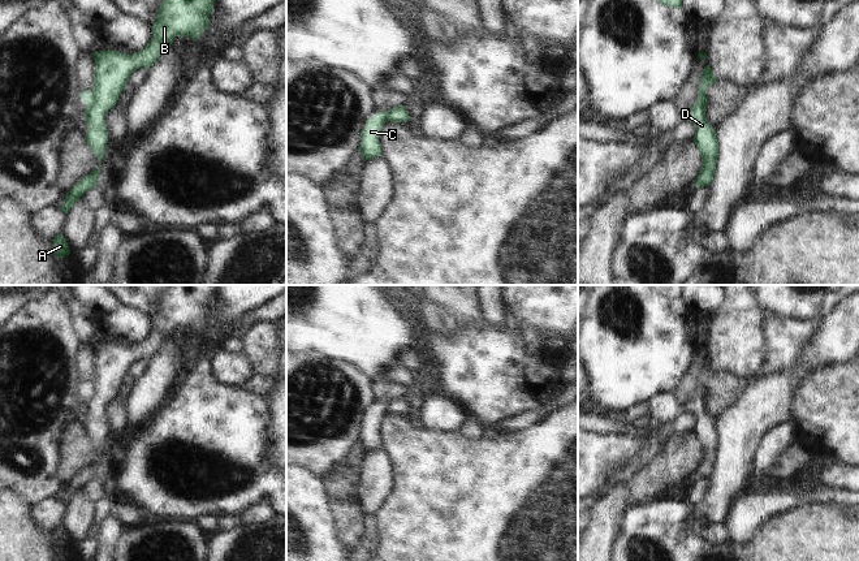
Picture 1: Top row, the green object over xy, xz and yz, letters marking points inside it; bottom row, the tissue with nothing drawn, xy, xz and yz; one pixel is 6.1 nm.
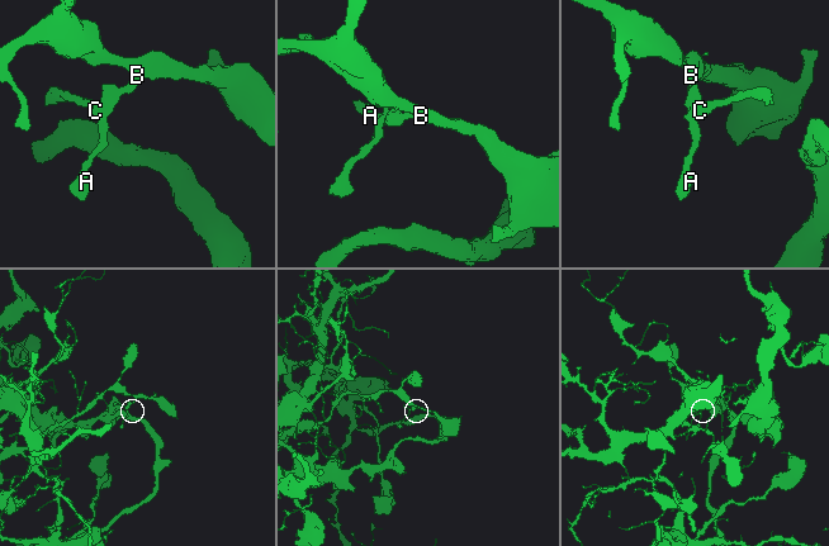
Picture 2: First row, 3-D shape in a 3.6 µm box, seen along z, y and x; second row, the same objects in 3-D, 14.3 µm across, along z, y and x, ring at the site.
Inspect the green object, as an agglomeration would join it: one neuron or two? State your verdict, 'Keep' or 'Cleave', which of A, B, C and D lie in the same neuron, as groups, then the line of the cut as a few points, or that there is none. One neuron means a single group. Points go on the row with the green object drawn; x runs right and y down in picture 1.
Cleave. Groups: A B D / C. Split along xy (93, 91), (93, 100), (87, 106)

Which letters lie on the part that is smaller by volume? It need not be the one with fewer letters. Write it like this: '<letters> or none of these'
C

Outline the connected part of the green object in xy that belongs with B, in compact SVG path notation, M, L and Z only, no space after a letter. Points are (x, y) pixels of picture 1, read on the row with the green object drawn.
M163 0L152 29L152 38L139 52L125 55L107 49L92 52L95 61L92 103L85 111L87 146L102 164L108 143L105 113L117 104L128 85L129 75L139 69L150 69L165 47L173 46L174 36L198 40L210 25L215 0Z

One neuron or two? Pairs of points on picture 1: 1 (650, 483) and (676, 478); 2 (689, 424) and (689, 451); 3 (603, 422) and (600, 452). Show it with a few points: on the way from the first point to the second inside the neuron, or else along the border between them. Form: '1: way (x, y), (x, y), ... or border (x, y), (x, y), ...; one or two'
1: way (656, 479), (669, 478); one
2: border (691, 431), (683, 435), (674, 435); two
3: border (612, 431), (591, 434); two

